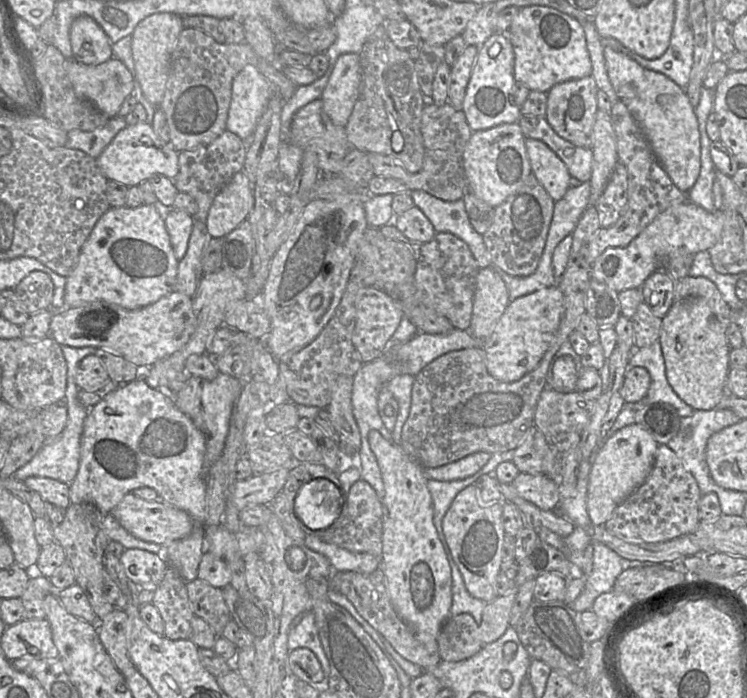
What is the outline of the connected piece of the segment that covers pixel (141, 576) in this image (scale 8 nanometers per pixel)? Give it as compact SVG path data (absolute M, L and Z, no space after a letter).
M125 549L118 559L129 580L153 592L162 582L169 566L162 554L141 549Z

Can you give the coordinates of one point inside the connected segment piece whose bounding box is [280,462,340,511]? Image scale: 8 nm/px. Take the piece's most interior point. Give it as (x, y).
(300, 473)

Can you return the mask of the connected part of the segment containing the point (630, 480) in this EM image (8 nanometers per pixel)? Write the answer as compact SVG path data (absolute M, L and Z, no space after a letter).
M636 423L622 427L609 437L598 452L589 474L587 510L594 525L604 525L615 508L645 481L659 445Z

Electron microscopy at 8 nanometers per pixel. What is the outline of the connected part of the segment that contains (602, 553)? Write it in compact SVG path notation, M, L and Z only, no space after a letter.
M593 540L593 561L582 593L569 606L578 612L591 610L595 599L613 589L617 577L629 565L617 553L598 540Z

